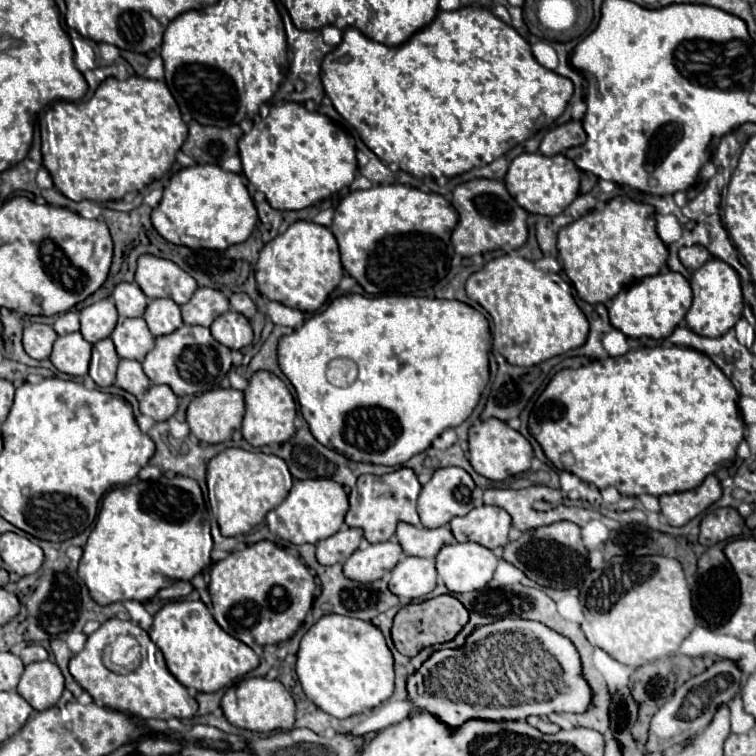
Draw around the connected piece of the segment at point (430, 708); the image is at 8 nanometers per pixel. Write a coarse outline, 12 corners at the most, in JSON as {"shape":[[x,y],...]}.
{"shape":[[540,621],[476,627],[408,675],[414,713],[586,713],[580,653]]}

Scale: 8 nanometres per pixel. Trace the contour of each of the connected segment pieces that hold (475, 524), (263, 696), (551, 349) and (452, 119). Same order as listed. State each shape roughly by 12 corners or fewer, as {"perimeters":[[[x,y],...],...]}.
{"perimeters":[[[482,505],[454,517],[456,541],[488,549],[508,543],[510,515]],[[278,679],[226,689],[222,711],[240,729],[294,727],[296,705]],[[488,261],[466,295],[496,349],[538,365],[580,347],[588,321],[557,273]],[[484,7],[396,47],[348,27],[334,109],[434,179],[564,113],[572,81]]]}

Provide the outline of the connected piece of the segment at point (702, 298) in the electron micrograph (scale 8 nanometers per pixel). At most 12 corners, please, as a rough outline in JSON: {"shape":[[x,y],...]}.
{"shape":[[702,245],[680,249],[694,271],[686,323],[720,337],[742,317],[738,273]]}

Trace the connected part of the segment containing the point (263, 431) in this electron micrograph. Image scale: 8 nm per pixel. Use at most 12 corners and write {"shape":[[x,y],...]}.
{"shape":[[270,371],[244,391],[244,439],[284,443],[294,433],[296,401]]}

